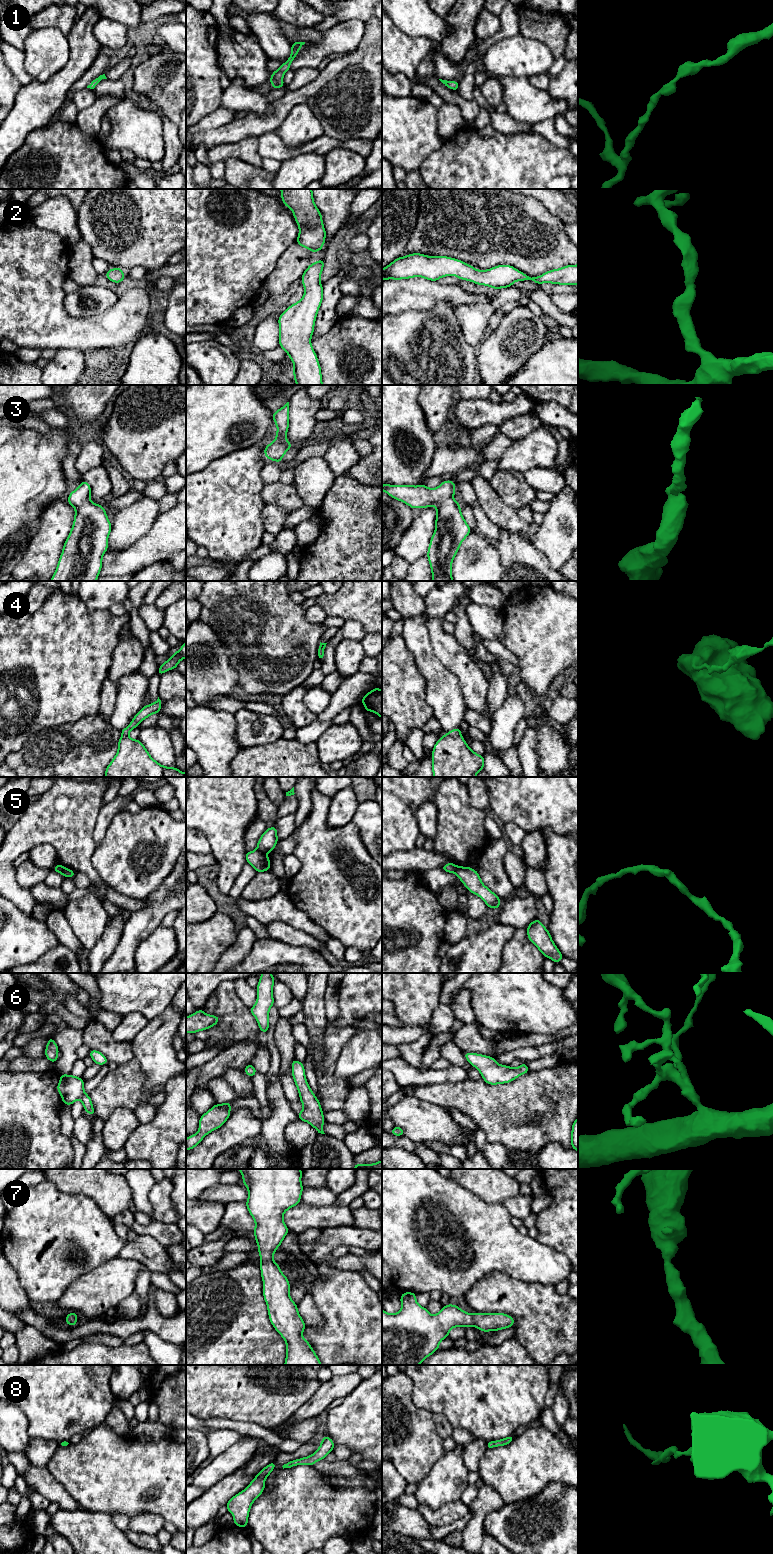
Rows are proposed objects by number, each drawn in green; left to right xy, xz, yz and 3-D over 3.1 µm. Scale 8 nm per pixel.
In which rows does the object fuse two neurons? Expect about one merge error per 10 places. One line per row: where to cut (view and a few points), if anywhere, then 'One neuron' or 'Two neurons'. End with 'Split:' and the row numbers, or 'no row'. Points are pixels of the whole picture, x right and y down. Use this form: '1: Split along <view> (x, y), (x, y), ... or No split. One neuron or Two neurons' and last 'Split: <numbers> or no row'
1: No split. One neuron
2: No split. One neuron
3: No split. One neuron
4: Split along yz (447, 733), (459, 735). Two neurons
5: Split along xz (256, 849), (265, 853). Two neurons
6: No split. One neuron
7: No split. One neuron
8: No split. One neuron
Split: 4, 5

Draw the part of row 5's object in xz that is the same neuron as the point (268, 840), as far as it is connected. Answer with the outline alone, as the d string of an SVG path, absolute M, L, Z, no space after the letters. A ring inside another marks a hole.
M274 825L271 828L267 828L266 831L261 835L257 843L257 850L264 853L271 852L276 847L277 842L277 829Z

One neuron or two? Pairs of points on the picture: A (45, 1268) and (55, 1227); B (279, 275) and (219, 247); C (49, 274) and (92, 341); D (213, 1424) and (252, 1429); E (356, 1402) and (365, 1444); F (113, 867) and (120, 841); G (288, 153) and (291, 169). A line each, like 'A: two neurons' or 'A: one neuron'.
A: one neuron
B: two neurons
C: one neuron
D: one neuron
E: one neuron
F: one neuron
G: two neurons

